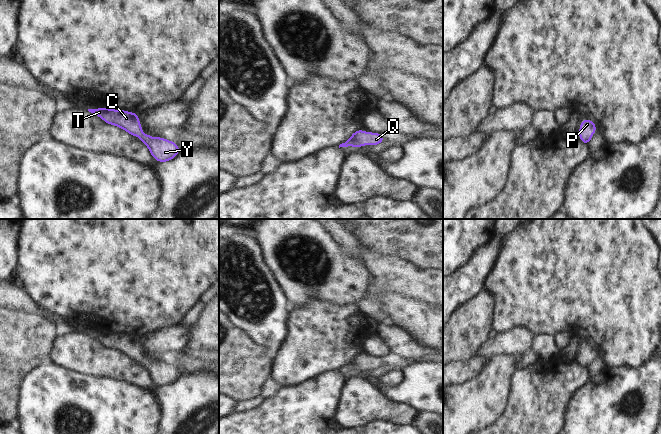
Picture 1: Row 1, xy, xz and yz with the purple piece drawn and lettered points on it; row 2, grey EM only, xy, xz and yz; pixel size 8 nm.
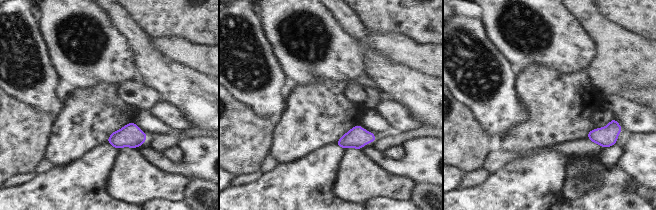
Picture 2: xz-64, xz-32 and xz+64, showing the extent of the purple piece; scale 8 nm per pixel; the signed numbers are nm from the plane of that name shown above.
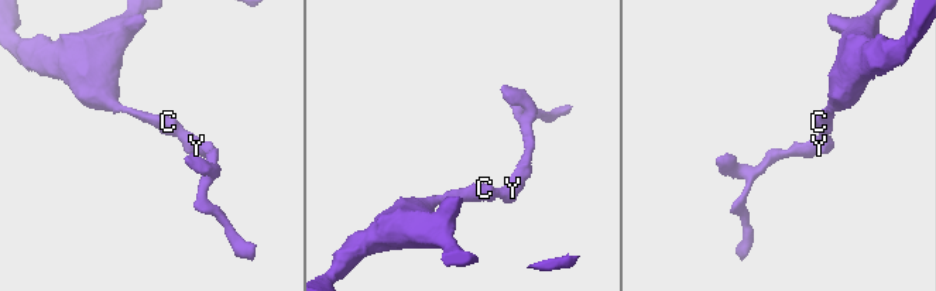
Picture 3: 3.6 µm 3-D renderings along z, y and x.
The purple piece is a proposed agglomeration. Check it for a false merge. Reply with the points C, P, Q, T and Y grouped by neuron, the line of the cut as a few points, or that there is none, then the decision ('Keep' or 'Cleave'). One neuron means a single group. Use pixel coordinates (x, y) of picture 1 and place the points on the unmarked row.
Groups: C P Q T Y. No split. Keep

